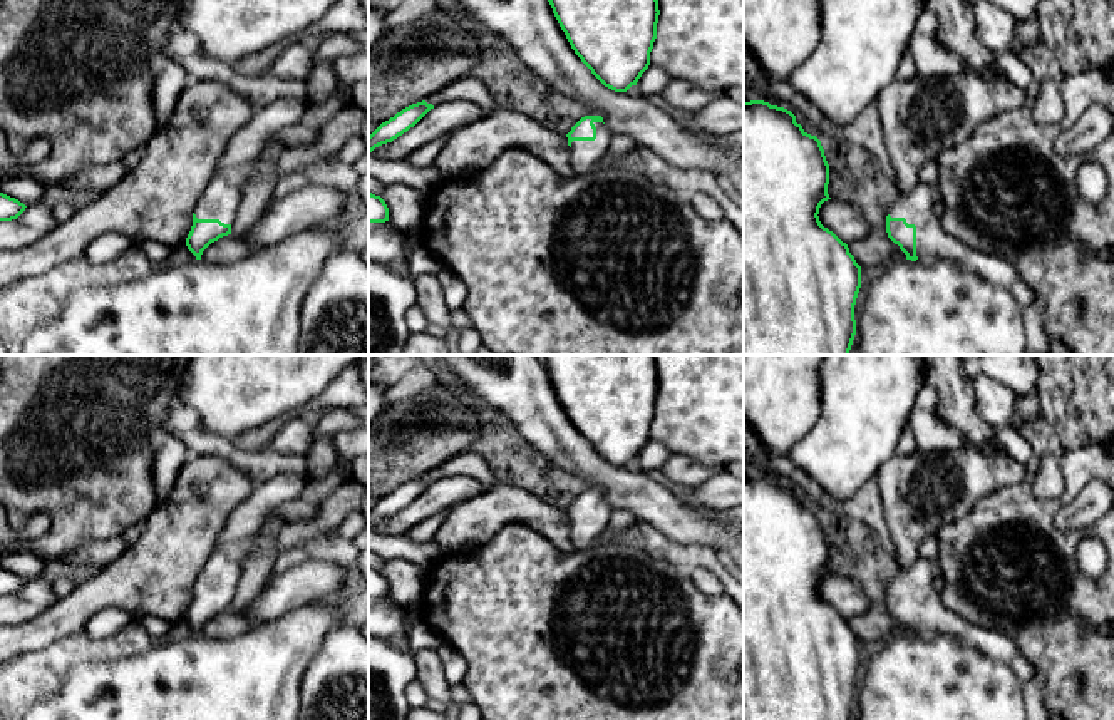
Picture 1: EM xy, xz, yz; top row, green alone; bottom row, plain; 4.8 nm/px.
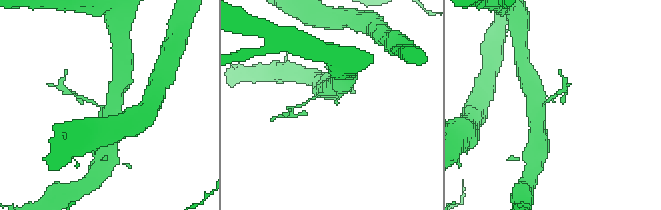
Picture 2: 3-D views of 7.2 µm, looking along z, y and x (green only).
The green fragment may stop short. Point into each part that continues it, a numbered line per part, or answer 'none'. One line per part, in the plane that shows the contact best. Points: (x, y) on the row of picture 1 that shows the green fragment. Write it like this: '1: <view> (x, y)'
1: yz (917, 206)

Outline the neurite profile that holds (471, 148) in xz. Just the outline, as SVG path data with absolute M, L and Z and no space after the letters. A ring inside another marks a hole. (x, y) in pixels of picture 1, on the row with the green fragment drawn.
M496 109L484 119L451 132L436 167L446 174L479 171L508 149L523 149L563 177L573 176L566 134L553 132L531 117L508 109Z

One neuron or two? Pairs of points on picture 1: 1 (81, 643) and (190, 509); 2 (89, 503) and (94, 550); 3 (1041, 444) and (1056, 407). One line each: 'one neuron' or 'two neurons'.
1: two neurons
2: two neurons
3: two neurons

